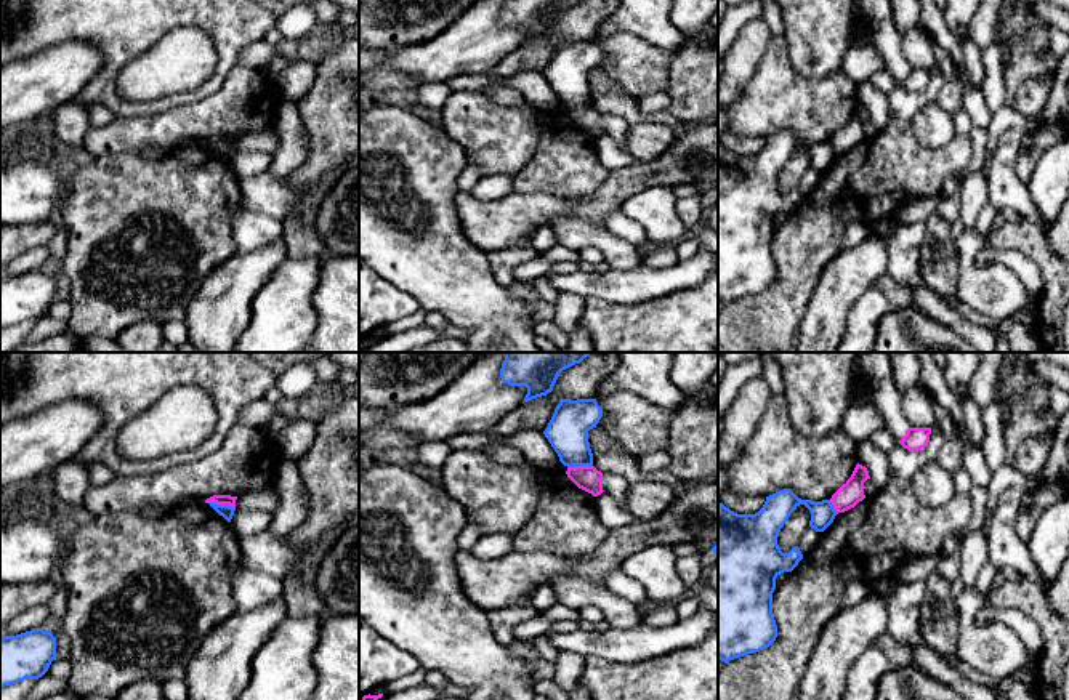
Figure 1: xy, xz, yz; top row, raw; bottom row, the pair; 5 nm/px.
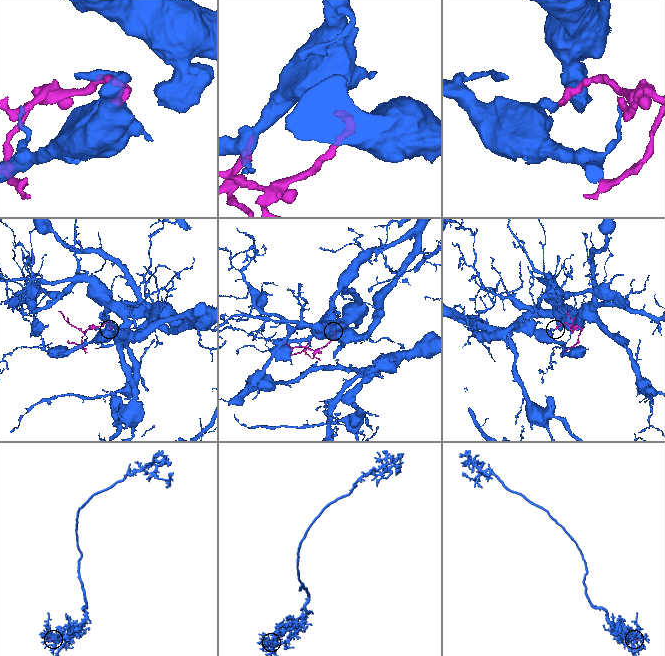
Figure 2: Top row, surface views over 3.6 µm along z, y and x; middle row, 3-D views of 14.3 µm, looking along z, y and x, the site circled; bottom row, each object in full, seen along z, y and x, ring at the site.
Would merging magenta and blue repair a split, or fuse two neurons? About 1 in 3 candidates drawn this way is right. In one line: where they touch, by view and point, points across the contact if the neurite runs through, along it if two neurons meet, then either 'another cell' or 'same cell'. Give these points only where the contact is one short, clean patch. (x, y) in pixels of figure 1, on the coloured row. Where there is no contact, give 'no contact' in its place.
meets magenta in xy at (221, 503); border along xy (209, 502), (234, 508); another cell

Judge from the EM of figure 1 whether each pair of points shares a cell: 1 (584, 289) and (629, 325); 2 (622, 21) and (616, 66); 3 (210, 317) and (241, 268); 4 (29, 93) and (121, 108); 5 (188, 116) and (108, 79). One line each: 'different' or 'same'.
1: different
2: different
3: same
4: different
5: different

